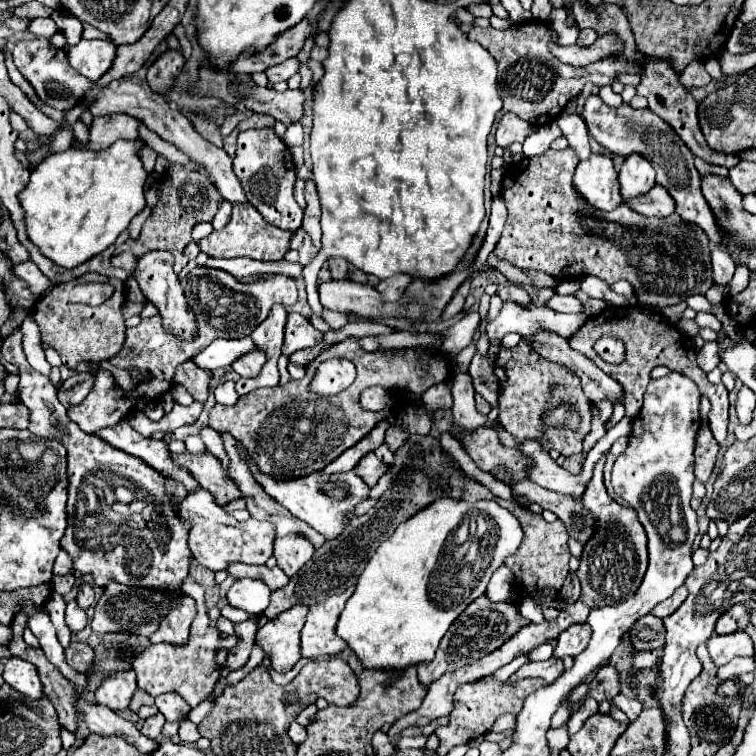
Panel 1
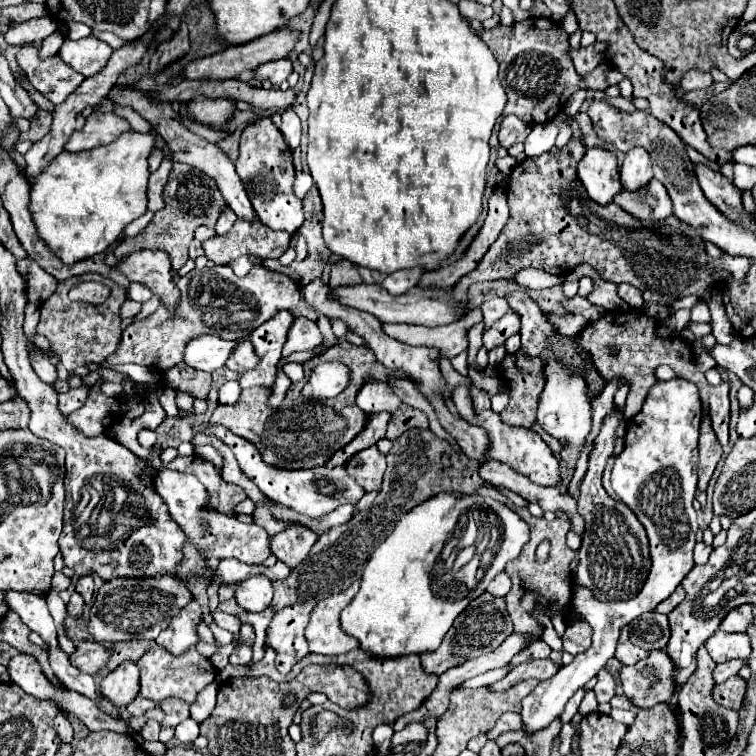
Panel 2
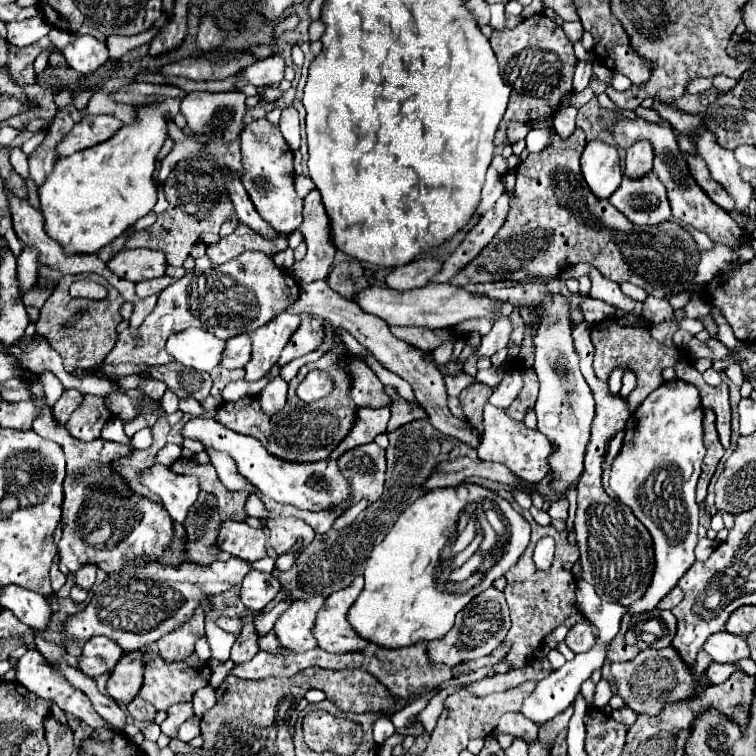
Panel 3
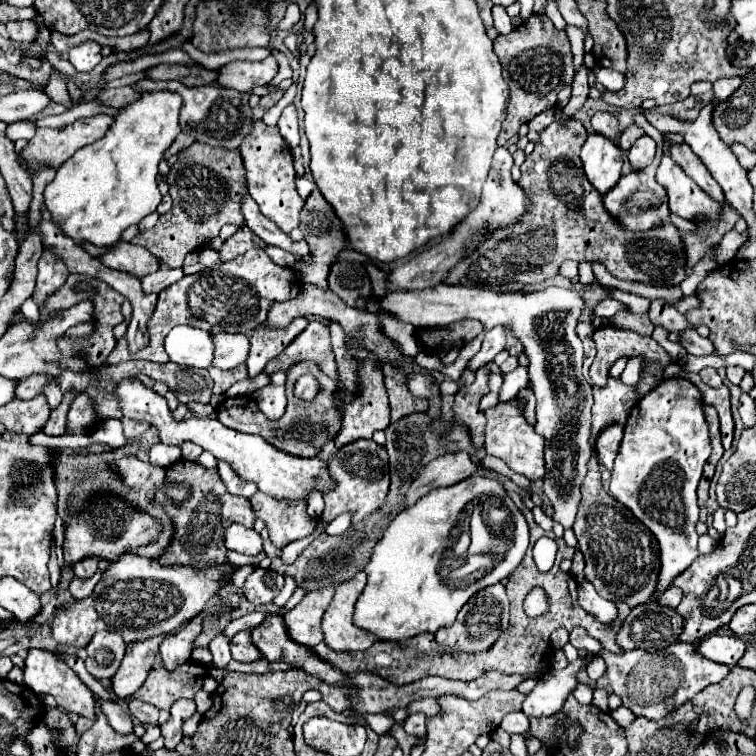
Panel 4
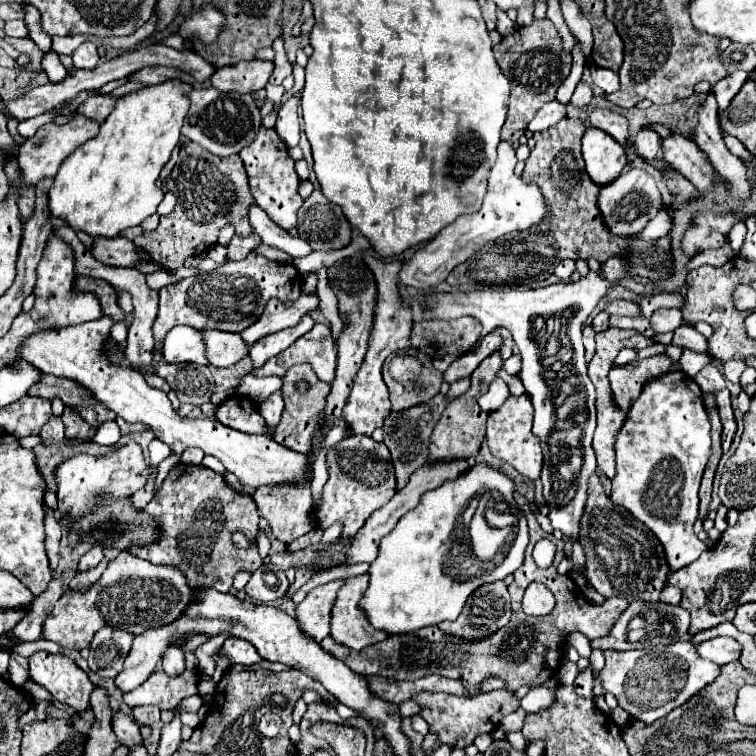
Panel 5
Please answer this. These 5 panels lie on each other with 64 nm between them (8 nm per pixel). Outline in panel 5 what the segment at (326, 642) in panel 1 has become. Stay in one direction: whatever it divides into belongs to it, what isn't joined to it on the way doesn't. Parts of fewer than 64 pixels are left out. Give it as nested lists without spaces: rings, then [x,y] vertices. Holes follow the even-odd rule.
[[[368,574],[348,578],[340,588],[336,604],[332,608],[332,630],[330,636],[348,648],[362,650],[370,644],[384,640],[390,634],[372,628],[368,618],[364,618],[364,610],[360,610],[360,598],[368,588]]]

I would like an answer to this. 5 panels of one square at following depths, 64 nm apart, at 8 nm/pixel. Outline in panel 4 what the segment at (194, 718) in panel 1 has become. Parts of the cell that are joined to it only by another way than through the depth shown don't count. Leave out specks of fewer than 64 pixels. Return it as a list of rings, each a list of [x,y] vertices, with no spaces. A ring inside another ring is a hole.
[[[201,689],[196,693],[194,701],[196,702],[197,713],[203,715],[211,708],[213,704],[212,694],[207,693]]]

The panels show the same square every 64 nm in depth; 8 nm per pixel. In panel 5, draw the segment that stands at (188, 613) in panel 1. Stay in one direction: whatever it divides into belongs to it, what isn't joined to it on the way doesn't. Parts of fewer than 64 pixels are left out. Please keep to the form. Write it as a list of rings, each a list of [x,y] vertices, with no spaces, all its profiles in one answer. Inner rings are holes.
[[[172,644],[164,656],[162,656],[162,666],[164,666],[164,672],[168,672],[168,676],[176,676],[176,674],[182,674],[186,668],[184,668],[184,654],[180,650],[178,644]]]

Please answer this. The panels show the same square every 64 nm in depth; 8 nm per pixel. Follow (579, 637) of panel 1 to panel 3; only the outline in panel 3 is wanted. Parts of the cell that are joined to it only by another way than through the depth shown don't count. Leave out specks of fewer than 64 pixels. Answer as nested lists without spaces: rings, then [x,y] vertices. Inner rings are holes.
[[[576,624],[570,628],[566,636],[566,644],[572,648],[572,652],[588,652],[594,646],[594,636],[586,624]]]

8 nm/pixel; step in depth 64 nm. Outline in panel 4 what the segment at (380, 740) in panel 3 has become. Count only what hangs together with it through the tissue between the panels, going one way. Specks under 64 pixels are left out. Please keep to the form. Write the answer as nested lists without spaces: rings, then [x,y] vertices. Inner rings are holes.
[[[363,714],[362,716],[367,724],[371,726],[371,729],[379,736],[389,732],[395,723],[394,719],[387,714]]]

